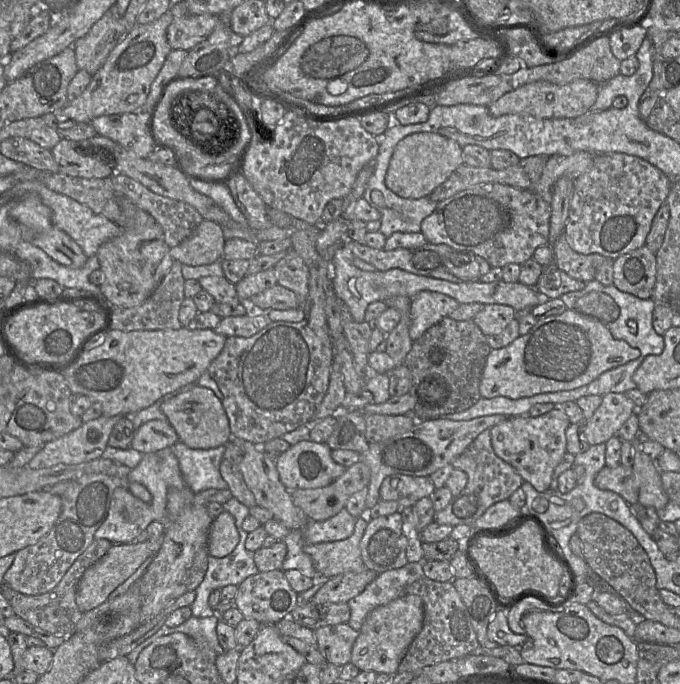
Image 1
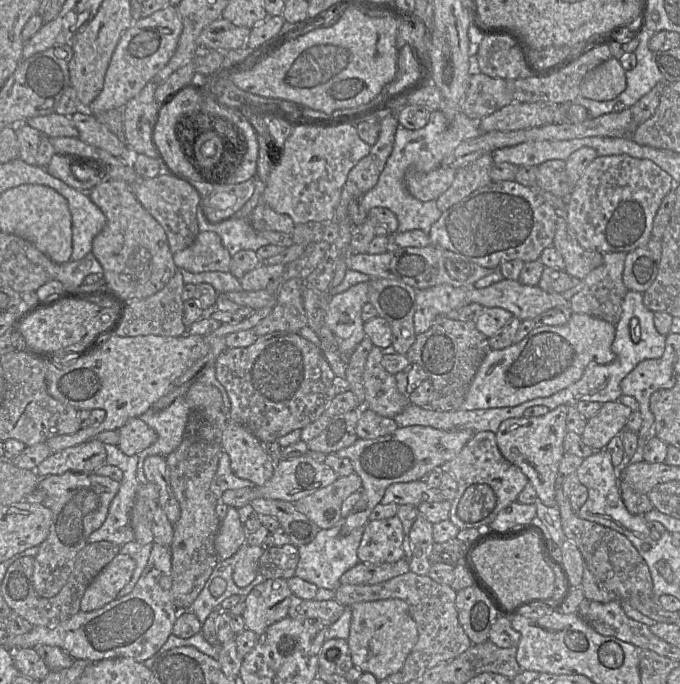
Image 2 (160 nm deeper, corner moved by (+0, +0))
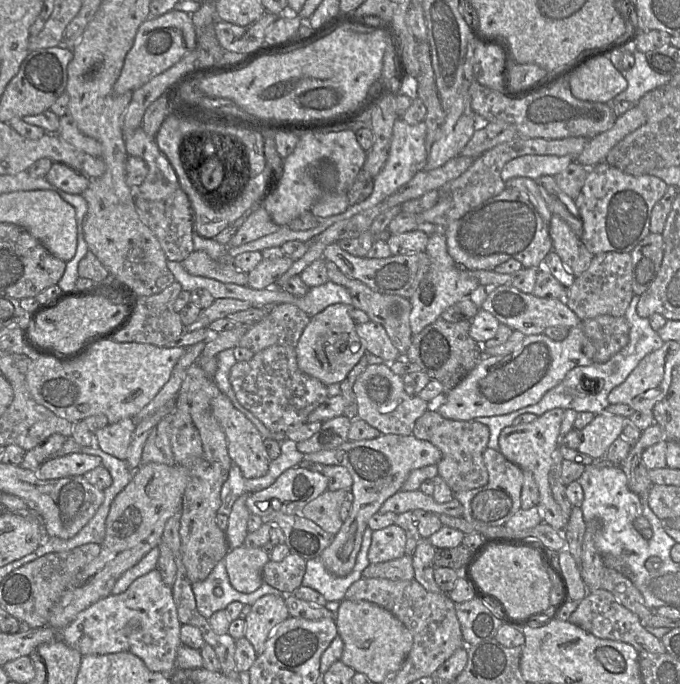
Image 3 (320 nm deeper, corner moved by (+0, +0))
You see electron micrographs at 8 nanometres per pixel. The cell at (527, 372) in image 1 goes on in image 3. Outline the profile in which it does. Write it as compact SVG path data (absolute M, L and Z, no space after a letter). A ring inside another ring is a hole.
M582 325L570 328L562 341L554 341L544 333L525 336L511 353L484 356L443 398L428 403L428 410L435 410L447 419L469 421L477 417L505 415L534 405L556 387L571 369L593 363L584 353L584 340Z

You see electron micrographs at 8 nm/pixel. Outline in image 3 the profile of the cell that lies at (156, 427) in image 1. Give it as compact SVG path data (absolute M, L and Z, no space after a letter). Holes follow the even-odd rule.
M122 419L99 429L94 433L98 447L117 459L125 461L136 425L135 419Z

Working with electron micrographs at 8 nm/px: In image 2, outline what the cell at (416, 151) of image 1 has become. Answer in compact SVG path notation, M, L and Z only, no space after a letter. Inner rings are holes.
M439 166L429 172L408 169L405 185L409 193L422 202L437 200L451 186L457 169Z

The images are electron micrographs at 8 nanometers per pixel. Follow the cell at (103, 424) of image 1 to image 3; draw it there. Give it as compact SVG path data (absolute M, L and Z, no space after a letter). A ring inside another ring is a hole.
M71 453L63 457L46 460L36 474L41 480L60 479L69 476L84 476L102 465L99 456L85 453Z

